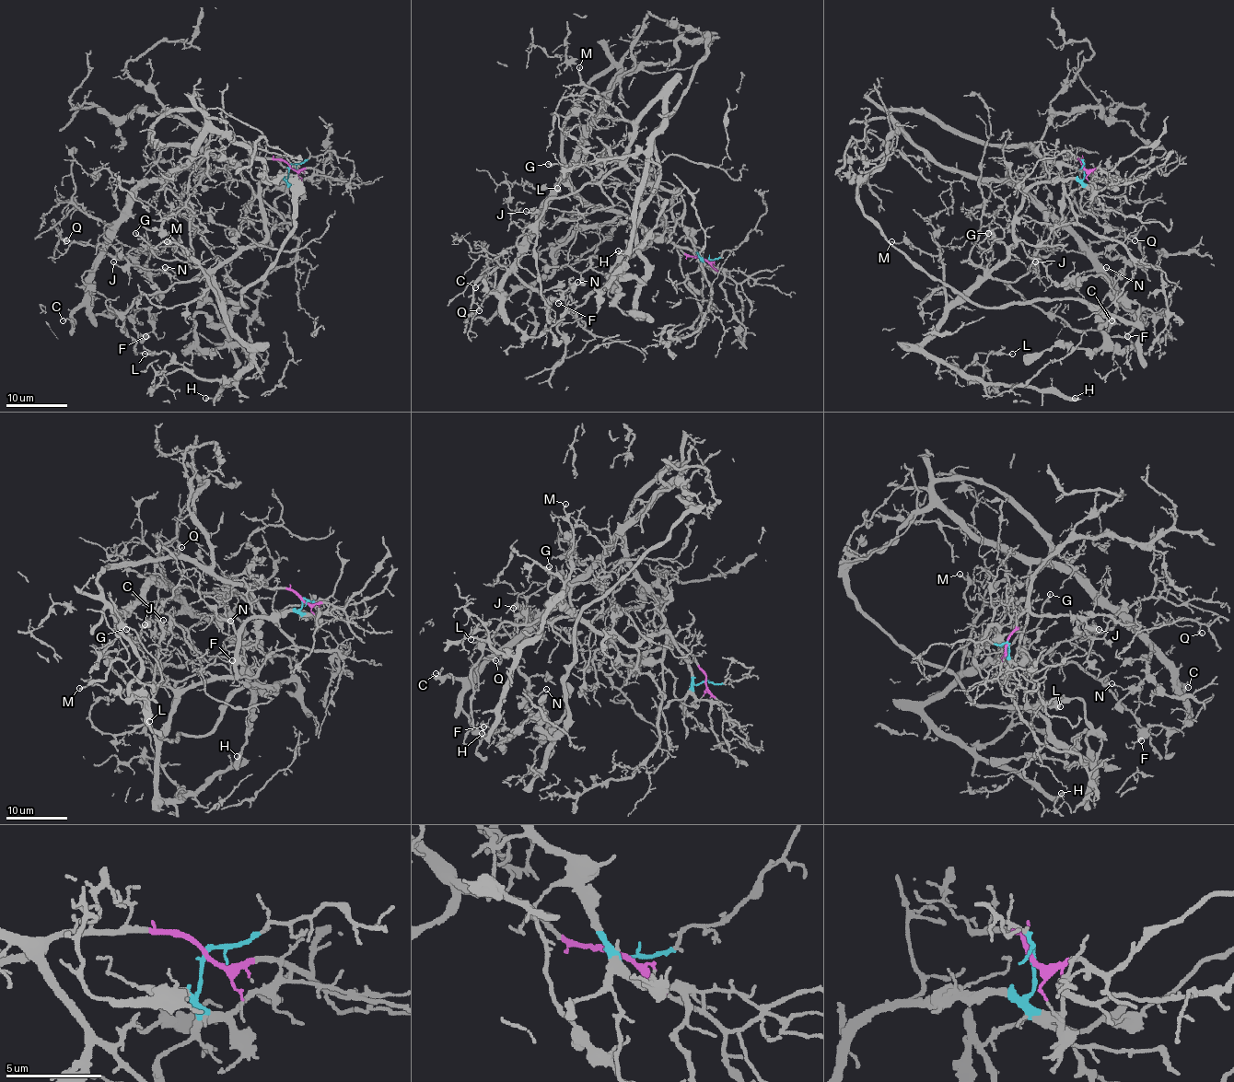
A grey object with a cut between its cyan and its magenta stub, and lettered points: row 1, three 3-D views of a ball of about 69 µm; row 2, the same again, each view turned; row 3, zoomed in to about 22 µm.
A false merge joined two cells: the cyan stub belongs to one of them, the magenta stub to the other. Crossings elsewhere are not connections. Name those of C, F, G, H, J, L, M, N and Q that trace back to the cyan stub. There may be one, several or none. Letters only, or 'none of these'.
G, H, L, M

